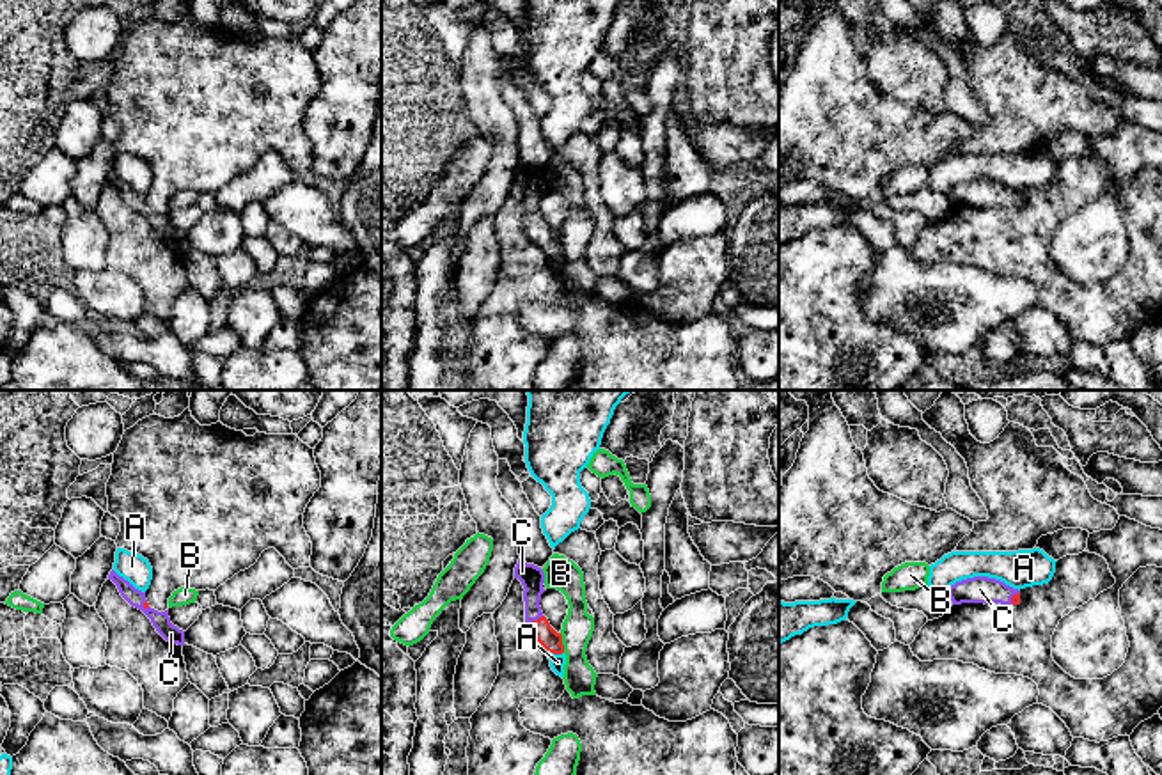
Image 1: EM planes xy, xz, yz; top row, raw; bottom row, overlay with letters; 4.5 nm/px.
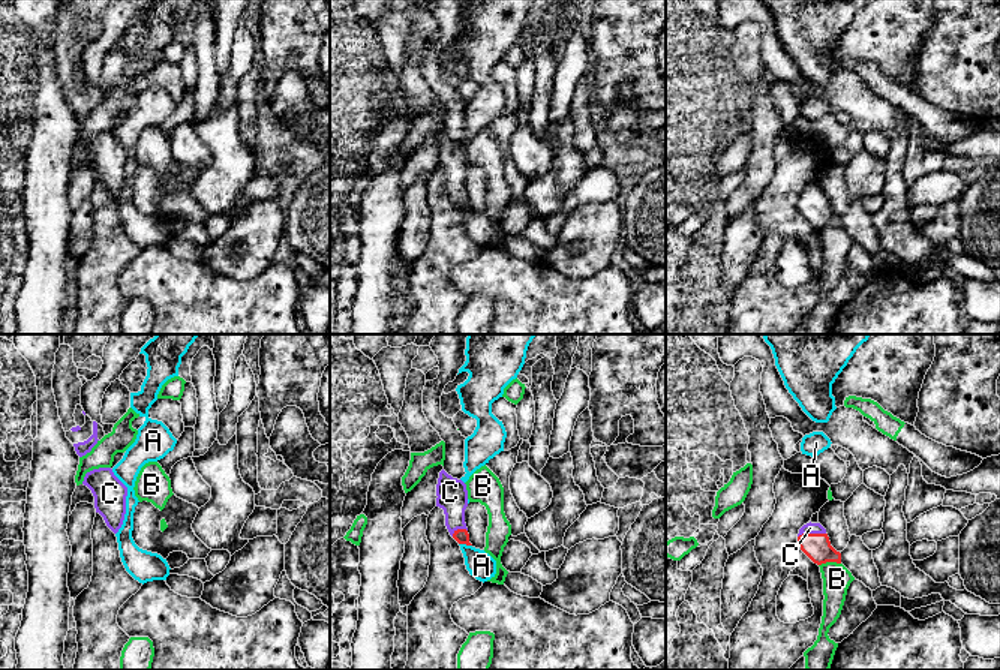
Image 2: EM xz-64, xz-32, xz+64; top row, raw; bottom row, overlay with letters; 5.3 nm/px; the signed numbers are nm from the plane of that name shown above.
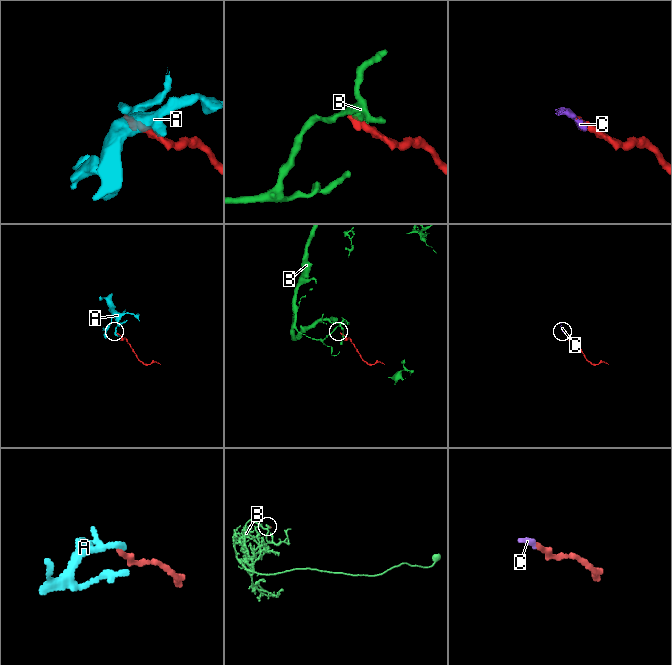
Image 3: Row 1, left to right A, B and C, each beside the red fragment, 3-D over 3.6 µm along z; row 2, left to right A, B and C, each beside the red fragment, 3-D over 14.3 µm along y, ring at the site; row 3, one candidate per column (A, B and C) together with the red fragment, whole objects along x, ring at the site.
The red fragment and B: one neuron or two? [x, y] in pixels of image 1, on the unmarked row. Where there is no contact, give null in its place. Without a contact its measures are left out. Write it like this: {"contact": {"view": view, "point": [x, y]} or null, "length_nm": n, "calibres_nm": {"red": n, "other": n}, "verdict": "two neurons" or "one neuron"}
{"contact": {"view": "xz", "point": [561, 245]}, "length_nm": 90, "calibres_nm": {"red": 90, "other": 140}, "verdict": "two neurons"}

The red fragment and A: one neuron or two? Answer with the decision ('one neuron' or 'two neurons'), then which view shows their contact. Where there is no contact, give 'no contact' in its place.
two neurons | xz

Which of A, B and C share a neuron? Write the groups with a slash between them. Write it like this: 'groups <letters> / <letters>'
groups A / B / C

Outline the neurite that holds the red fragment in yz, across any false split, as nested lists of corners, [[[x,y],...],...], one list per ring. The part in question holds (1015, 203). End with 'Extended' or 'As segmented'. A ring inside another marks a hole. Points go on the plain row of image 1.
[[[974,179],[956,184],[946,193],[953,207],[962,206],[1001,206],[1020,207],[1020,193],[1006,188],[1001,183],[988,179]]]. Extended

